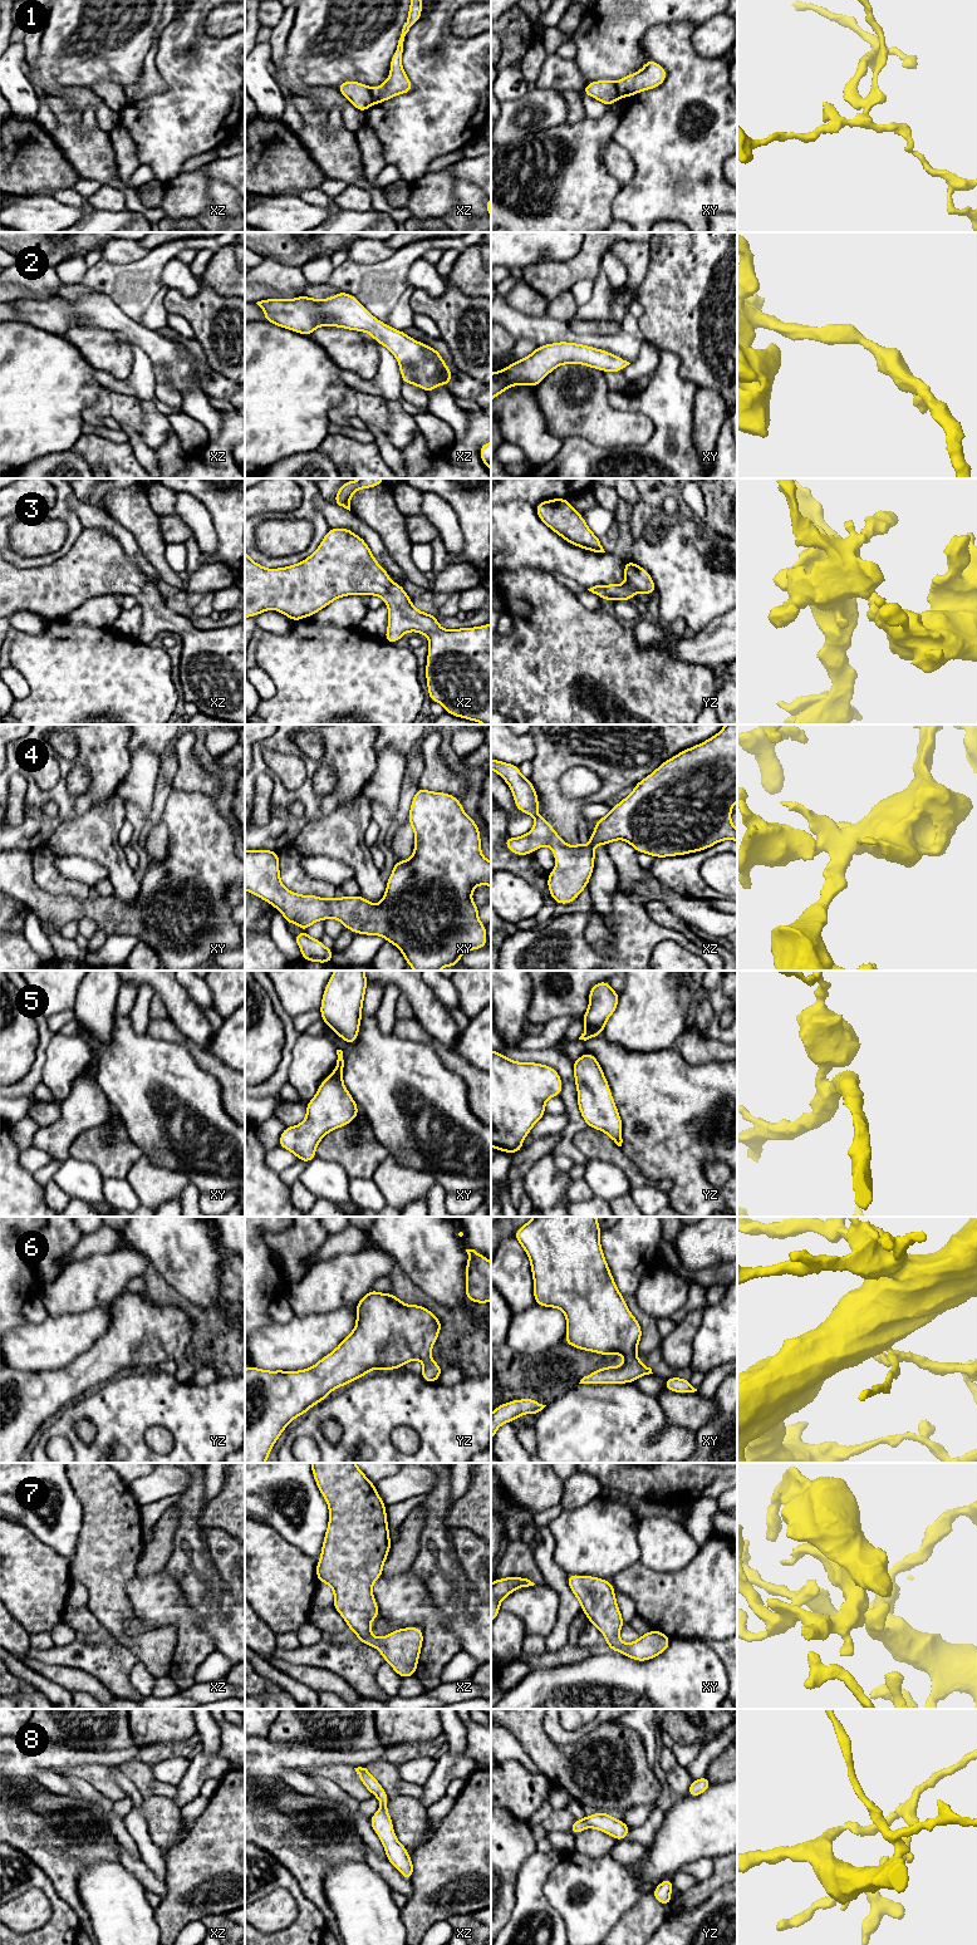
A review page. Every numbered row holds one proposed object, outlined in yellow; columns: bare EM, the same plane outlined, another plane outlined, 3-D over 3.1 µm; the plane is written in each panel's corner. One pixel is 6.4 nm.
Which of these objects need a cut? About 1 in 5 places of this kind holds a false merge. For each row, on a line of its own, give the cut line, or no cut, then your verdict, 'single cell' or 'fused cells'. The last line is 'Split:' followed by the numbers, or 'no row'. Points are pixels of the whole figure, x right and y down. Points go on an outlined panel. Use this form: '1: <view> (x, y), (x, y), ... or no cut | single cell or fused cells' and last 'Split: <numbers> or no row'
1: xz (369, 88), (373, 103) | fused cells
2: no cut | single cell
3: no cut | single cell
4: no cut | single cell
5: no cut | single cell
6: no cut | single cell
7: no cut | single cell
8: no cut | single cell
Split: 1

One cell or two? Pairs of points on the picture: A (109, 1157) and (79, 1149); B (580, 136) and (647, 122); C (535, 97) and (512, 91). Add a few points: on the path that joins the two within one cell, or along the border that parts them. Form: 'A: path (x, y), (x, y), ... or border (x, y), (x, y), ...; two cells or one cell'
A: path (102, 1149), (87, 1149); one cell
B: border (619, 119), (612, 140); two cells
C: border (530, 86), (523, 96), (504, 102); two cells

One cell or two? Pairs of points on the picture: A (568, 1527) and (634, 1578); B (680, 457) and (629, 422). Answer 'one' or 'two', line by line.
A: two
B: two

